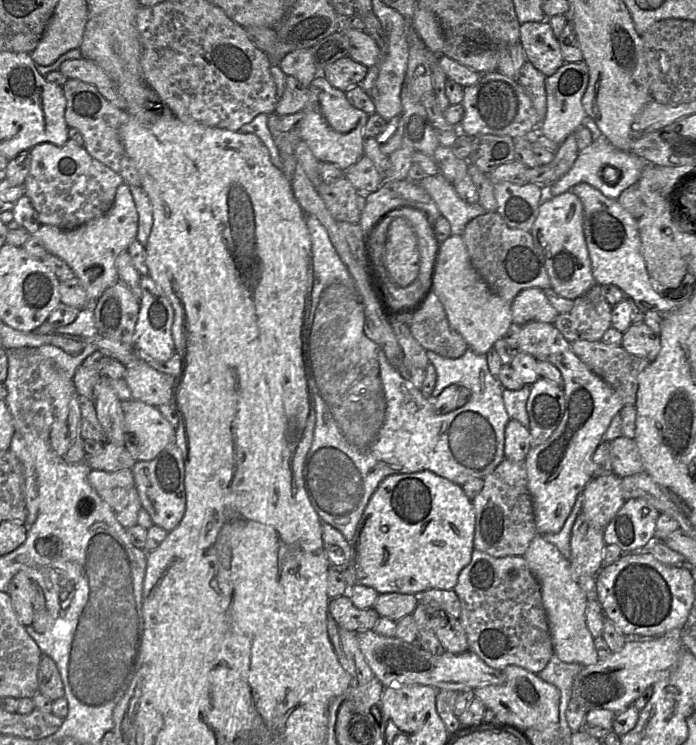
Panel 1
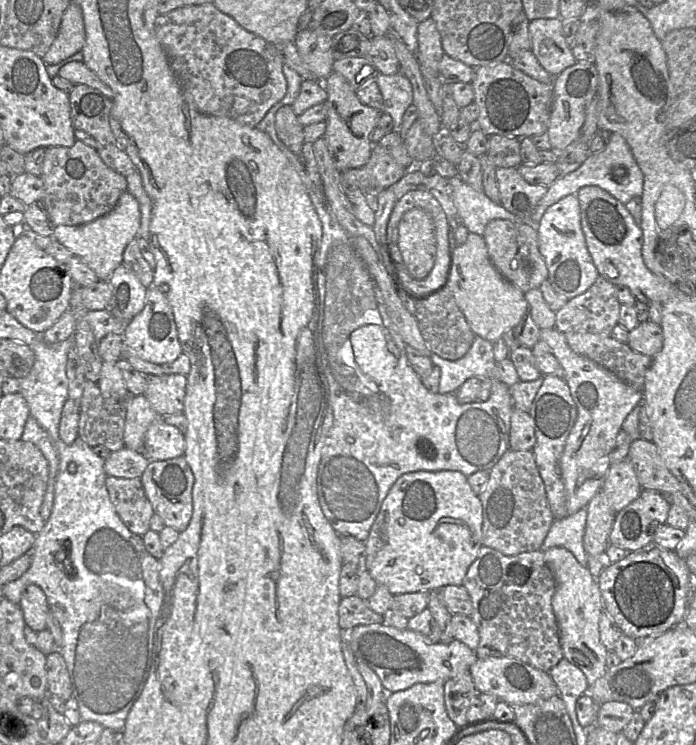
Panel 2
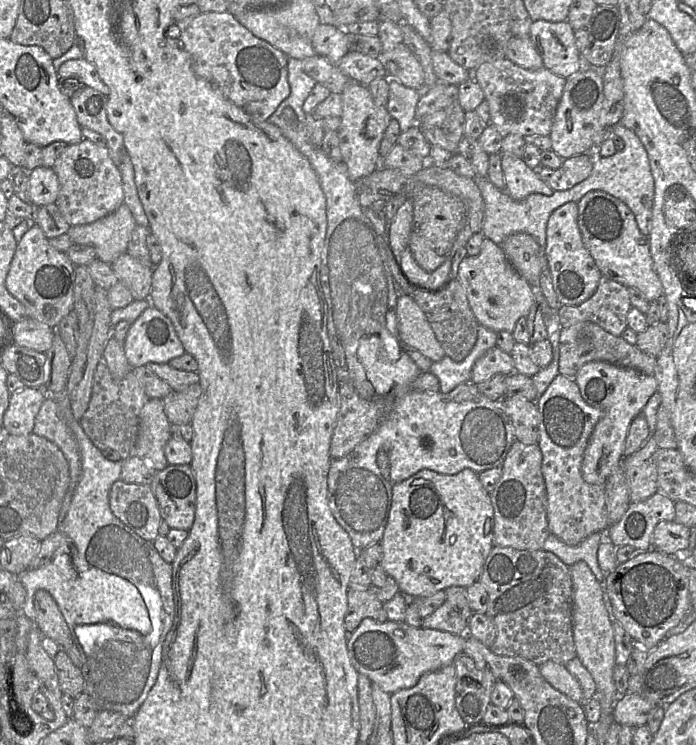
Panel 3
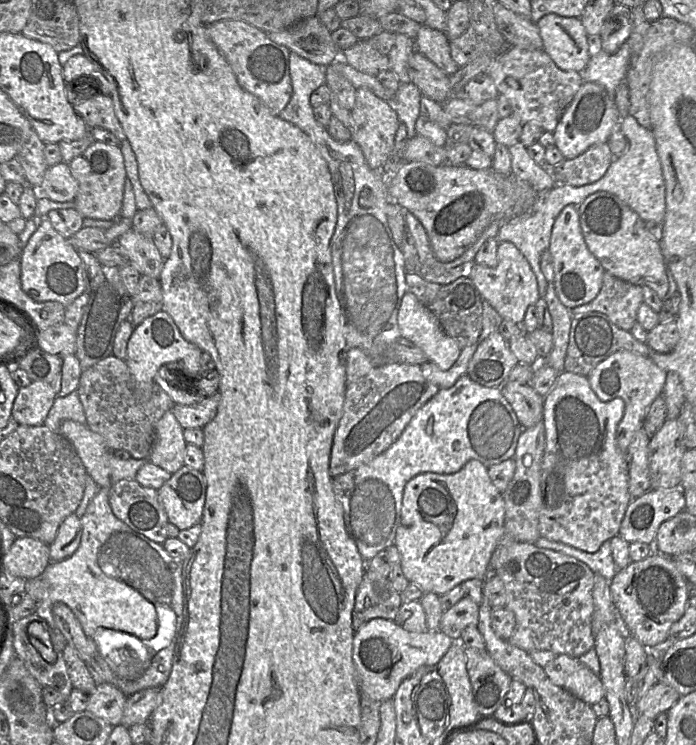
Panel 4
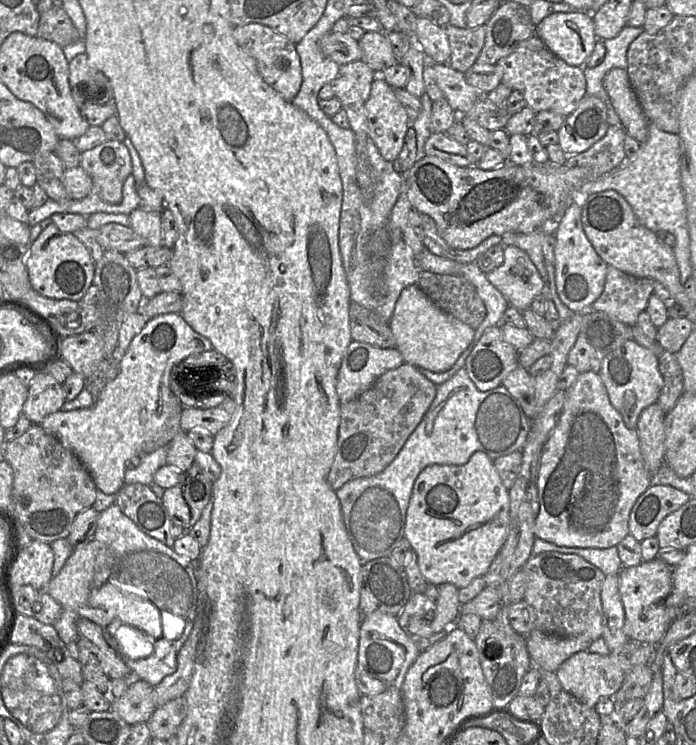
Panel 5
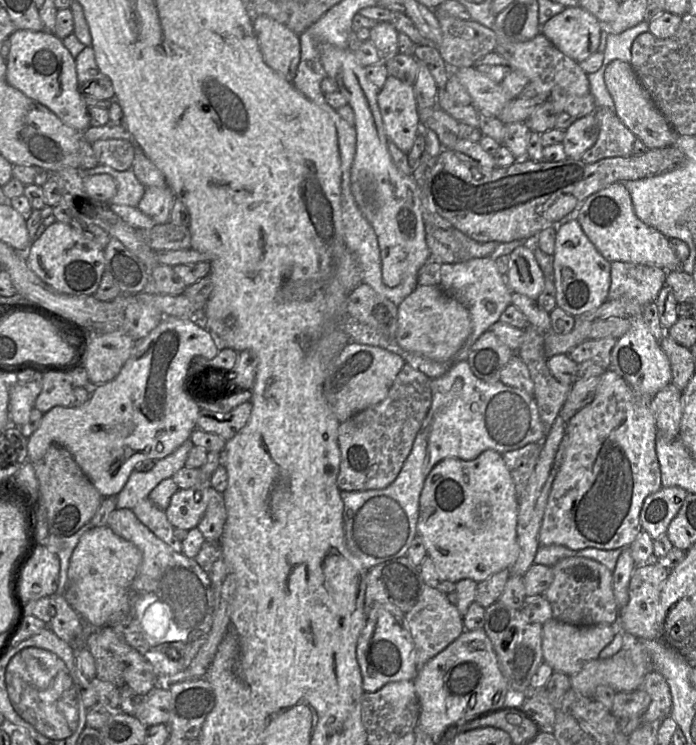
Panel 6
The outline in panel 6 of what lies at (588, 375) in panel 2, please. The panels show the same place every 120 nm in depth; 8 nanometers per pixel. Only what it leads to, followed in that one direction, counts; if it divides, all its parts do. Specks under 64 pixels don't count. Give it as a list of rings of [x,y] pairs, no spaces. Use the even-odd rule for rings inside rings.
[[[642,314],[629,319],[631,319],[629,330],[617,340],[611,351],[609,369],[621,376],[635,393],[653,398],[661,389],[671,383],[670,362],[659,341],[650,332]]]

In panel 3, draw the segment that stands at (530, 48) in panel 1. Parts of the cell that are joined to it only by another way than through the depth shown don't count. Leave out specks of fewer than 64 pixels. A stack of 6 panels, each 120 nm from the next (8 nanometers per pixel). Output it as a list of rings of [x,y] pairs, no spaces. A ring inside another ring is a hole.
[[[536,20],[530,26],[530,39],[544,67],[552,73],[567,78],[584,67],[576,46],[574,29],[568,21]]]

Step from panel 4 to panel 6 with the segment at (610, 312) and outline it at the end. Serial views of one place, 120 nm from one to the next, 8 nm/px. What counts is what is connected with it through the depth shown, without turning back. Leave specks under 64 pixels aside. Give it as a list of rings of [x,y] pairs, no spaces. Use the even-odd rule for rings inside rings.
[[[611,262],[611,284],[607,301],[619,298],[630,299],[639,306],[641,311],[652,302],[665,284],[667,271],[650,265],[627,262]]]

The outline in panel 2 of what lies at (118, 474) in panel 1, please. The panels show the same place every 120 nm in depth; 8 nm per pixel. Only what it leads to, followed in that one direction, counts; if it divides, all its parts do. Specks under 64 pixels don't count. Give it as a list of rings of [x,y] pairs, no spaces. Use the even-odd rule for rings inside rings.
[[[107,476],[106,488],[116,513],[125,526],[141,537],[150,530],[150,519],[154,515],[140,478],[118,478]]]

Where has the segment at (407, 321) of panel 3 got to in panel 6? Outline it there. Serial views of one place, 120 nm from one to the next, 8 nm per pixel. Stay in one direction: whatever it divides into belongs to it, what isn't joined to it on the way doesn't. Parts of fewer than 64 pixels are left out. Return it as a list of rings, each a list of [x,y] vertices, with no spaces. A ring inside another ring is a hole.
[[[417,285],[398,306],[395,339],[406,351],[444,362],[452,358],[464,346],[471,329],[471,319],[467,308],[454,296],[439,286]]]

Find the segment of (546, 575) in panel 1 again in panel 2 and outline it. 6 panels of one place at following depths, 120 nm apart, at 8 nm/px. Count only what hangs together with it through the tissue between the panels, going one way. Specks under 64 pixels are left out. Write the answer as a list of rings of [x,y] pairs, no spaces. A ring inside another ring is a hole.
[[[563,547],[545,550],[544,560],[556,581],[556,590],[551,603],[558,624],[564,658],[584,673],[589,687],[593,686],[606,673],[608,652],[600,641],[599,620],[604,610],[598,582],[589,569],[582,566],[574,555]]]

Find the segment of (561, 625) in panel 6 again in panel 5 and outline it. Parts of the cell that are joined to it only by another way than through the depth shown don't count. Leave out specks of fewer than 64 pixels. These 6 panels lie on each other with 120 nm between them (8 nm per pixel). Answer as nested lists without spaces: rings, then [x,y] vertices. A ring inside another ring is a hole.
[[[532,630],[526,636],[526,646],[533,665],[556,672],[560,665],[580,651],[587,651],[590,639],[558,637],[540,630]]]

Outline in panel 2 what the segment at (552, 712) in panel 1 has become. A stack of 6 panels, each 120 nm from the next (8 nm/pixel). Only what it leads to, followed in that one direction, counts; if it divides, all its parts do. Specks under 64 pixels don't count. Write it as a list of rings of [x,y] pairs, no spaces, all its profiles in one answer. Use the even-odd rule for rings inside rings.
[[[487,657],[478,658],[470,667],[476,689],[488,693],[509,705],[536,704],[559,694],[558,687],[547,672],[515,658]]]

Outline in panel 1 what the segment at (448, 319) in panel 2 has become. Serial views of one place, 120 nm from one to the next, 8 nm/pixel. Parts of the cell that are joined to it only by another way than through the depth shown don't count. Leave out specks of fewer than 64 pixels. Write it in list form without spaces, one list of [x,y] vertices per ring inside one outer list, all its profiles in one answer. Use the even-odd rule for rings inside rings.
[[[434,293],[413,315],[409,327],[426,351],[433,351],[444,358],[460,358],[469,349],[465,339],[450,326],[445,309]]]

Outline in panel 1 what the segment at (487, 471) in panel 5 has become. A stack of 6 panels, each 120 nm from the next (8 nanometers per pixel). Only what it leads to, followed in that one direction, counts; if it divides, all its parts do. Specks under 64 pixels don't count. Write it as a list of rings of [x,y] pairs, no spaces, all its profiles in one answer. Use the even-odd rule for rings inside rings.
[[[432,471],[392,474],[372,494],[355,532],[352,567],[358,585],[374,588],[379,594],[416,594],[429,589],[452,590],[461,570],[472,558],[475,511],[461,486]]]

